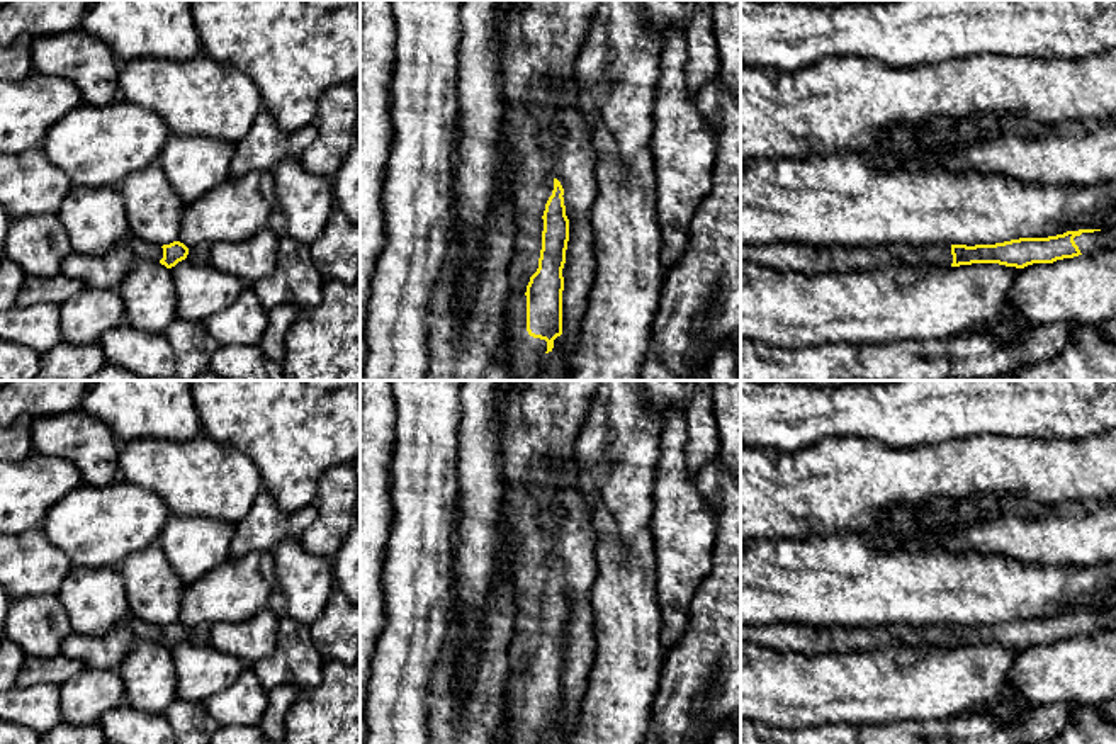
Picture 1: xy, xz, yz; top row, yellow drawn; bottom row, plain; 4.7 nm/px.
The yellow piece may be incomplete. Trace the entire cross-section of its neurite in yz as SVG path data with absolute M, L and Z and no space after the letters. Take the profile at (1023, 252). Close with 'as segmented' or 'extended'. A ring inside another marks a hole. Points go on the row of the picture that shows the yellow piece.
M1116 226L1104 229L1079 229L1048 238L1019 238L995 245L927 245L910 246L904 243L888 245L887 250L910 267L931 265L972 265L999 263L1024 268L1033 263L1053 263L1079 255L1092 255L1116 250Z; extended

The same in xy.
M132 240L129 245L134 250L136 258L151 258L155 262L160 262L166 268L175 267L189 255L189 248L180 241L173 241L170 245L161 246L161 245L148 245L144 241Z; extended

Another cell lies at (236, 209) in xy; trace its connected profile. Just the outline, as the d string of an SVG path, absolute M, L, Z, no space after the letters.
M272 172L229 177L219 187L187 204L178 241L192 248L202 243L248 240L268 226L273 204Z

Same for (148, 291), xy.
M136 258L117 287L124 306L124 323L151 335L165 333L177 314L172 268L151 258Z

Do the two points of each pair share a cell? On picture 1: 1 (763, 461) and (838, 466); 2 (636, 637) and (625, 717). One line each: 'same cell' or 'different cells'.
1: same cell
2: same cell

